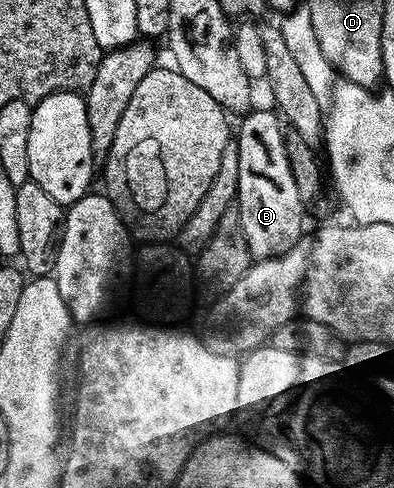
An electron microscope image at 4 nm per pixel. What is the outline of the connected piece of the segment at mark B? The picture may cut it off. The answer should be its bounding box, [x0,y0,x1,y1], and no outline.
[235,108,307,258]

